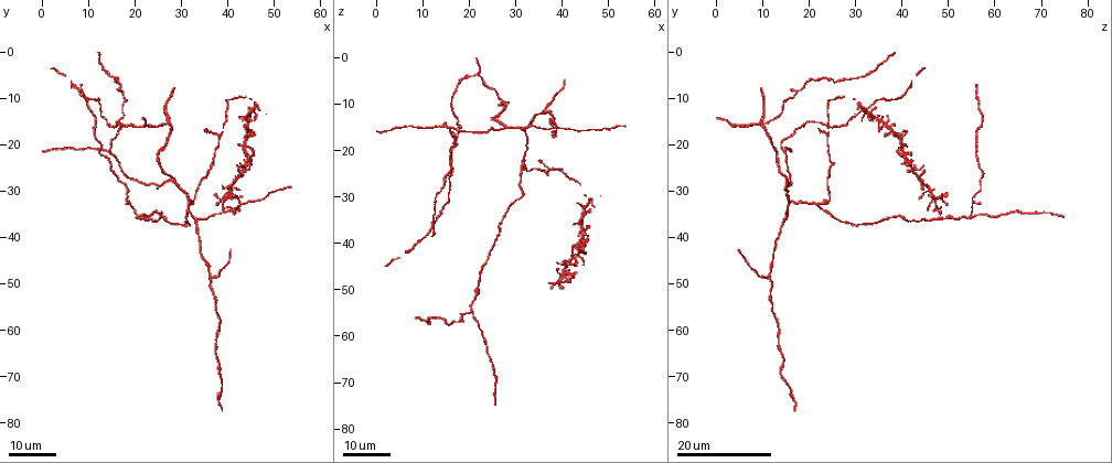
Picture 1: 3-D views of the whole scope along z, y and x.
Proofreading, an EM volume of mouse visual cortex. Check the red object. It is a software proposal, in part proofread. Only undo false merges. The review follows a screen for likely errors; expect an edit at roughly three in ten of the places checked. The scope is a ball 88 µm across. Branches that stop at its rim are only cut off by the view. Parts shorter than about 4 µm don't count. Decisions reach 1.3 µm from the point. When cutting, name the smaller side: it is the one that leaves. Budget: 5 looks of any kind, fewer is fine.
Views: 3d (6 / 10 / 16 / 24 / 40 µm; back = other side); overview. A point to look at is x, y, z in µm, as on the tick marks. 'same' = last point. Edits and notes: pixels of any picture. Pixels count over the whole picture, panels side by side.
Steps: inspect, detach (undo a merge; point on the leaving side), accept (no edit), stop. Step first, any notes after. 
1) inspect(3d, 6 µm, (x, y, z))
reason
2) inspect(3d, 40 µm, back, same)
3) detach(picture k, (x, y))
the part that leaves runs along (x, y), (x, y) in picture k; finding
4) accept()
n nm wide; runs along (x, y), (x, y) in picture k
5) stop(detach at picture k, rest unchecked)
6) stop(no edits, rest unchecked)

inspect(3d, 24 µm, (43.5, 26.0, 42.0))
thin neck

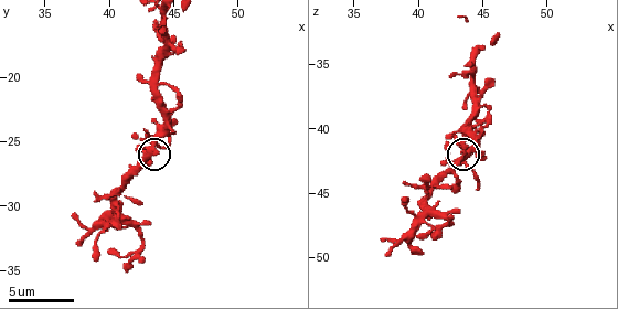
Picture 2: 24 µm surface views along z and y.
inspect(3d, 6 µm, same)

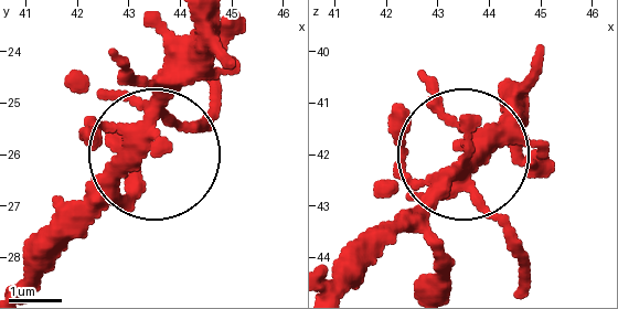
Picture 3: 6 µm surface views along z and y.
accept()
one neuron here

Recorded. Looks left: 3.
inspect(3d, 16 µm, (37.0, 49.0, 11.0))
arms part here

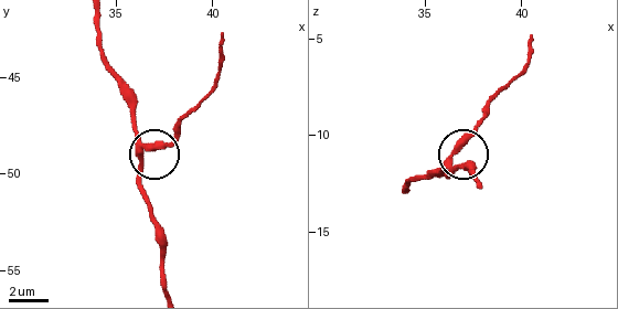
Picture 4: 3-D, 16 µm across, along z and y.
inspect(3d, 10 µm, (36.6, 48.6, 10.8))
closer look

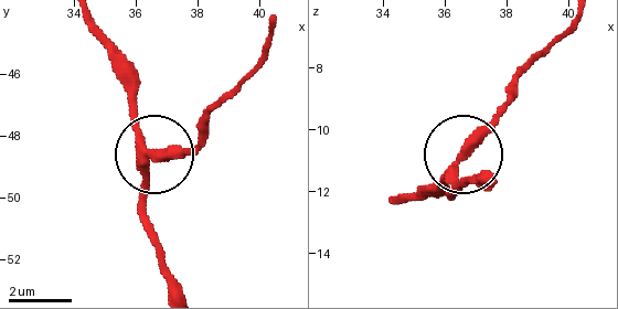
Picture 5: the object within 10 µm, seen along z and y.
accept()
3 arms; runs along (84, 24), (124, 88), (142, 144), (158, 151), (203, 146) in picture 5; continuous, no second neuron

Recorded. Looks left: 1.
stop(no edits, rest unchecked)

